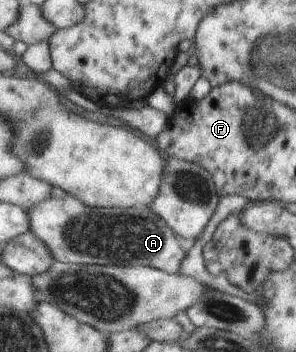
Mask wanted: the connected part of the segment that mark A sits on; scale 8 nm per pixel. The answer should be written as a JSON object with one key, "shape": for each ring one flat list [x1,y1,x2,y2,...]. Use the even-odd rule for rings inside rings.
{"shape":[[67,195,64,198,49,196,47,200,31,206,29,213,29,234,37,236,49,248,55,262,83,265,135,265,153,267,168,273,177,273,187,253,187,242,178,238,171,230,170,225,162,217,151,212,148,207,97,208,83,204,82,200]]}

